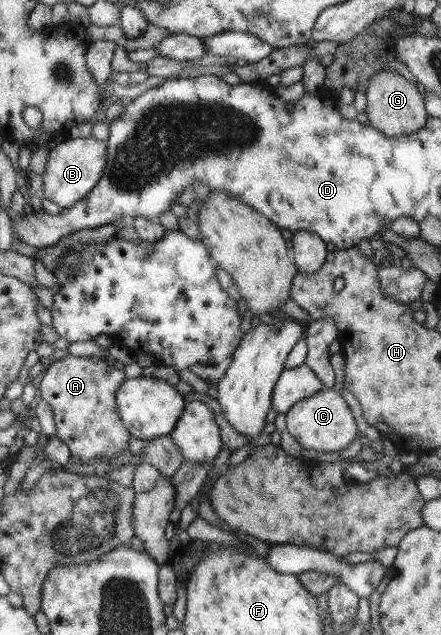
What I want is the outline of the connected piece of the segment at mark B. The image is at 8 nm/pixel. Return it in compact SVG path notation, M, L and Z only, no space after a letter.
M92 136L88 139L61 138L59 145L49 152L47 171L41 175L44 183L42 197L47 197L52 203L60 205L61 209L68 209L88 196L102 178L107 165L107 145Z

